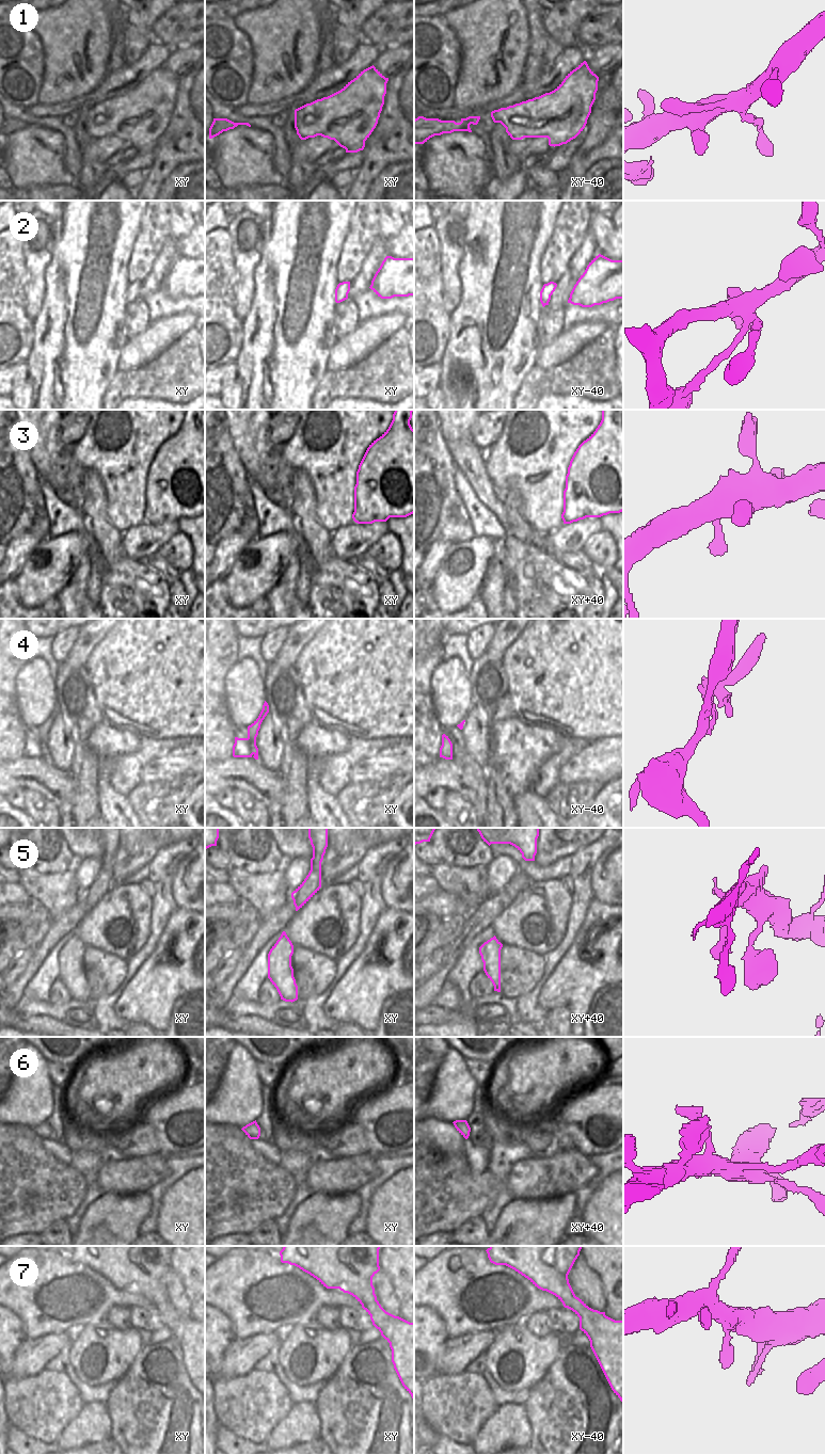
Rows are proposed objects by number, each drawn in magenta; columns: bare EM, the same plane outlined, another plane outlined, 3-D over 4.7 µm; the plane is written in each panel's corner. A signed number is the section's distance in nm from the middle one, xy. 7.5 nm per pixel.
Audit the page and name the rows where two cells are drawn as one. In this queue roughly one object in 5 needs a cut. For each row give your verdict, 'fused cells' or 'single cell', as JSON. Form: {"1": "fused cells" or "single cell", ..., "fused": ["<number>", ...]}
{"1": "single cell", "2": "single cell", "3": "single cell", "4": "fused cells", "5": "single cell", "6": "single cell", "7": "single cell", "fused": ["4"]}

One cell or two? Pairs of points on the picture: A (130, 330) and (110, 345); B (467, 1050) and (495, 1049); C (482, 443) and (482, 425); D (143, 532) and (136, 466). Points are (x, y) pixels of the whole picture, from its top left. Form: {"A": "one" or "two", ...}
{"A": "two", "B": "one", "C": "one", "D": "two"}

